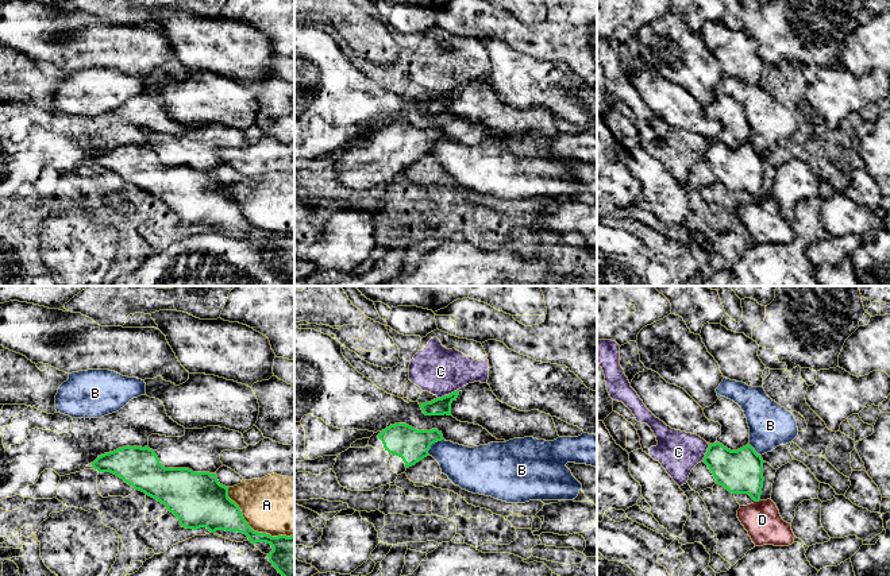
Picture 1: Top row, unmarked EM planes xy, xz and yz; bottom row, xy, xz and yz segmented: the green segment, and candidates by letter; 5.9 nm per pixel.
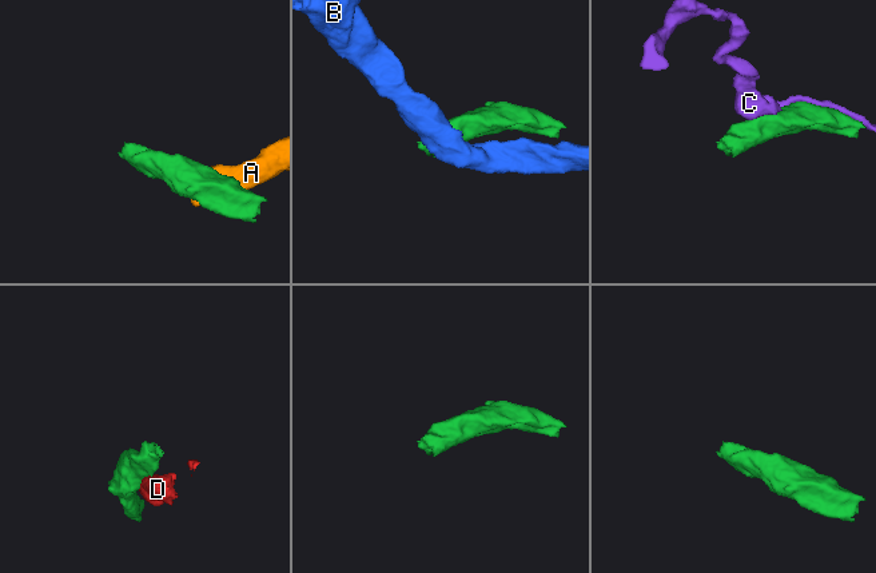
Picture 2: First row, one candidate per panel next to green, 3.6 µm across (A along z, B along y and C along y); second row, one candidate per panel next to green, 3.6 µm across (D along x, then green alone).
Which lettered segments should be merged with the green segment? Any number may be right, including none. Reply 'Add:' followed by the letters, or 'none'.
Add: none

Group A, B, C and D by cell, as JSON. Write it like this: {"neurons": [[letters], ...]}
{"neurons": [["A", "D"], ["B"], ["C"]]}

